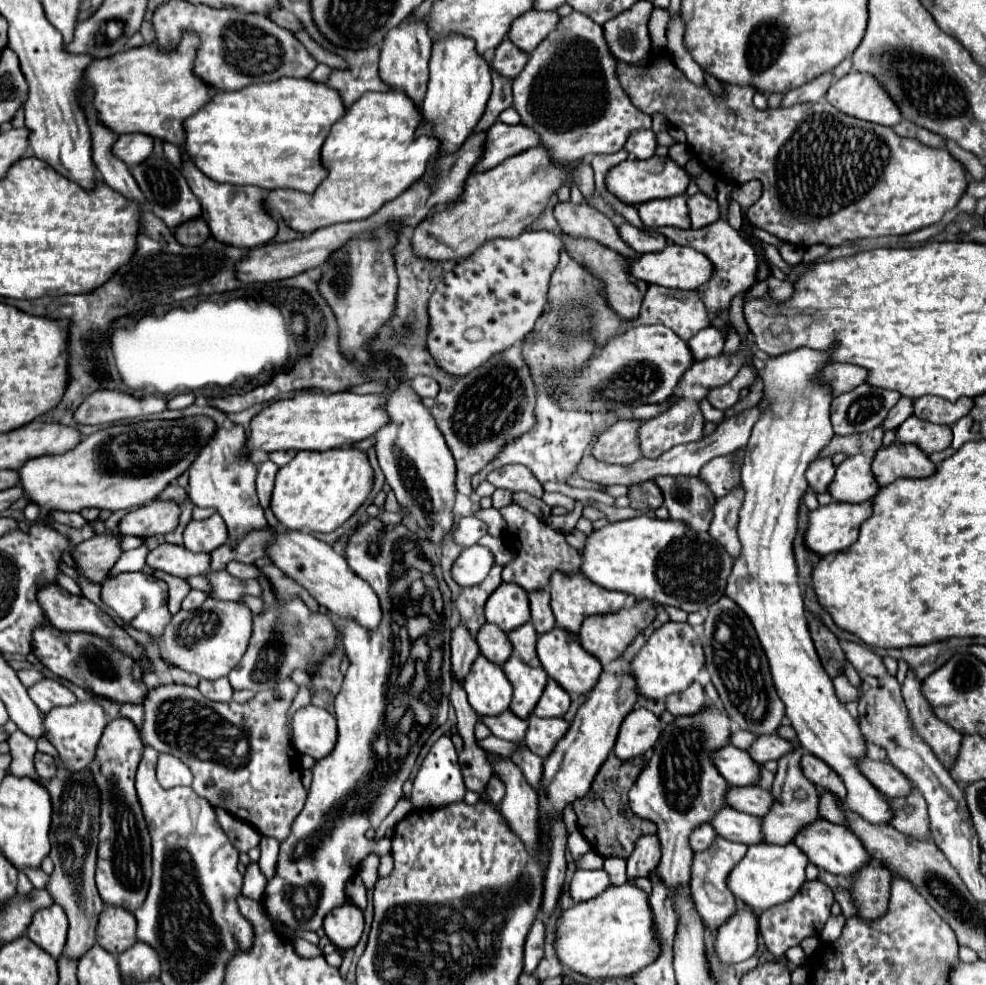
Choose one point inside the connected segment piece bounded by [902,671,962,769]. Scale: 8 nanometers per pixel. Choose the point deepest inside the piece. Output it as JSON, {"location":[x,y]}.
{"location":[945,742]}

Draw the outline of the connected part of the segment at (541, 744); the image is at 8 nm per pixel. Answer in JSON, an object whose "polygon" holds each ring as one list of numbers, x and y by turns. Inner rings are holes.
{"polygon":[[530,715,524,743,532,753,546,759,566,731,568,731,568,723,564,719,540,719]]}

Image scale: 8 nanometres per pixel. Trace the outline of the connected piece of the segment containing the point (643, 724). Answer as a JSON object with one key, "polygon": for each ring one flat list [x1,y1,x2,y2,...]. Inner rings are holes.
{"polygon":[[644,707,632,709,620,725,620,733,614,745,614,755,620,761,630,761,634,757,644,755,654,747,662,731,660,719]]}

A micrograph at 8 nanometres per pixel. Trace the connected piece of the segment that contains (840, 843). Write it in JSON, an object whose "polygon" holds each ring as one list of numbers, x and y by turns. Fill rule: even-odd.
{"polygon":[[822,817,804,825,804,829,794,837,794,843,808,855,810,863,834,875,854,875,862,865,870,861,870,855,866,853,864,845,850,829,846,829,844,825,834,825]]}

